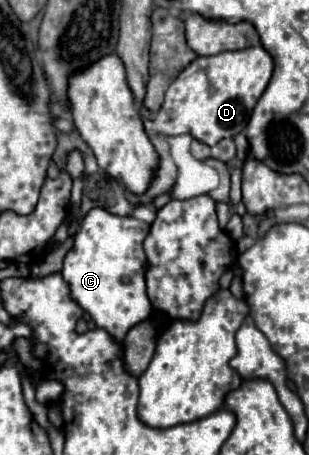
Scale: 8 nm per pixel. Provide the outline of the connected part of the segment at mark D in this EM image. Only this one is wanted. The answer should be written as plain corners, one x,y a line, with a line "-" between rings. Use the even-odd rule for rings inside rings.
262,46
200,56
168,86
162,108
146,120
146,128
162,136
190,134
208,146
214,146
222,138
234,138
246,128
258,98
272,78
272,70
274,62

